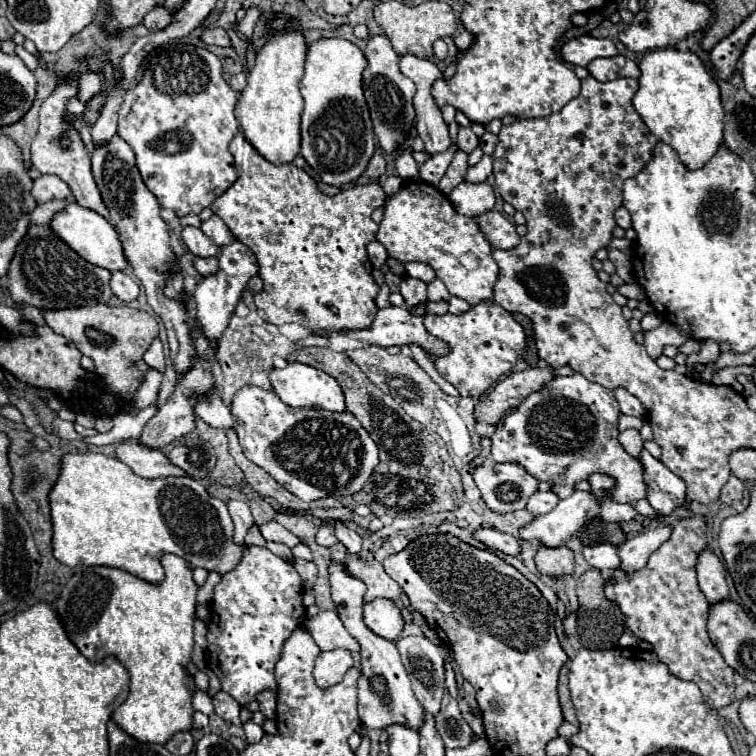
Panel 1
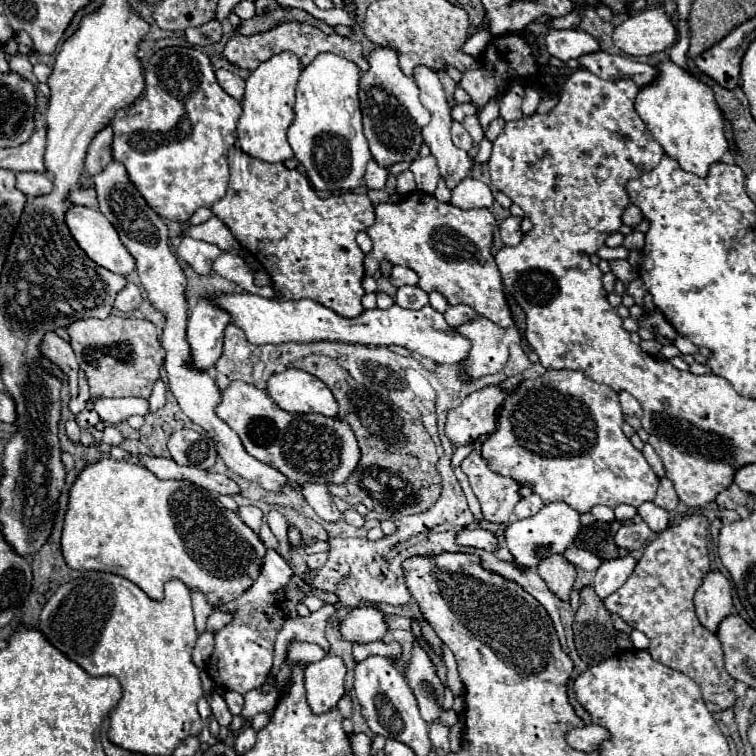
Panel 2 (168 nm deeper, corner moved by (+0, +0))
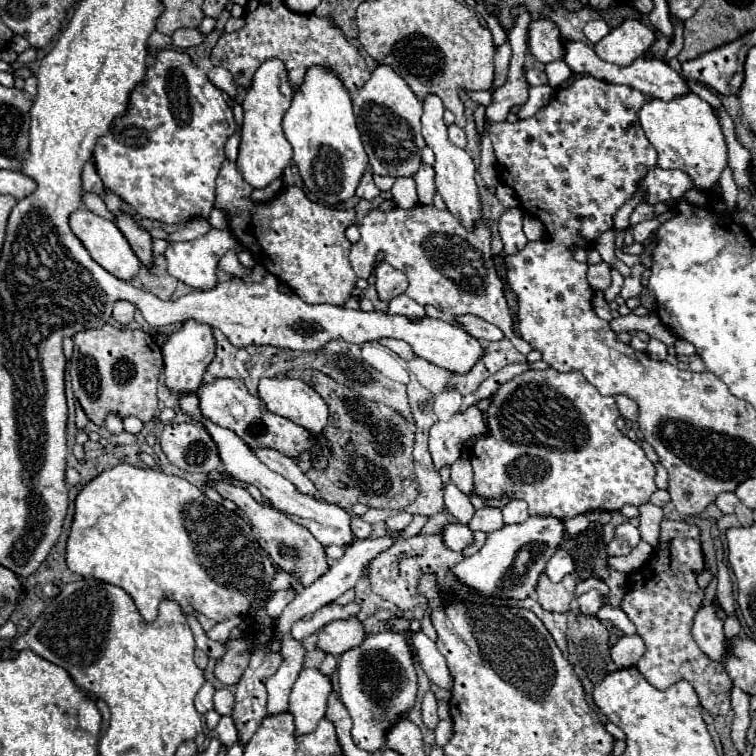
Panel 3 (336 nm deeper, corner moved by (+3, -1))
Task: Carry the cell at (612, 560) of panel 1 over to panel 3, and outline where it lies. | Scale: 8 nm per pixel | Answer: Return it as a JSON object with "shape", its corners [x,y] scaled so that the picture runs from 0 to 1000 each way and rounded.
{"shape":[[[739,726],[729,739],[726,739],[726,745],[724,745],[724,750],[721,750],[721,758],[726,761],[726,766],[729,769],[739,769],[739,766],[745,766],[745,761],[750,761],[750,758],[758,758],[761,755],[761,745],[758,745],[758,739],[755,739],[755,734],[750,731],[750,729],[745,729],[745,726]]]}

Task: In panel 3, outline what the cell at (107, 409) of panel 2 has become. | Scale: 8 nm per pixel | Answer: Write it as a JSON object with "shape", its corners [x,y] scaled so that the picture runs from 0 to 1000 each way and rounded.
{"shape":[[[144,544],[142,552],[139,552],[139,565],[142,565],[147,573],[160,573],[160,570],[163,570],[160,549],[157,549],[155,544]]]}

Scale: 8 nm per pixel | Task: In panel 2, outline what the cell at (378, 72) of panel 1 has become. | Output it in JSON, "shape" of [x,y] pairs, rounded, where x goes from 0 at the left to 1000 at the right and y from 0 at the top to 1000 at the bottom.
{"shape":[[[497,63],[489,74],[489,93],[476,103],[476,146],[481,180],[489,190],[492,209],[505,222],[516,222],[524,214],[545,214],[553,209],[558,193],[556,172],[569,161],[569,148],[556,138],[553,114],[548,103],[540,103],[526,87],[526,71],[519,63]]]}

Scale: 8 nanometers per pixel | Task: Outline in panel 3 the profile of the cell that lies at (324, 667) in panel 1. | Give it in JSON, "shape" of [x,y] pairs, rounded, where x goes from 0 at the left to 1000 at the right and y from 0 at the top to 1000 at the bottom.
{"shape":[[[401,885],[396,890],[382,922],[382,940],[390,948],[393,972],[417,967],[419,956],[430,948],[433,922],[438,914],[438,898],[422,885]]]}

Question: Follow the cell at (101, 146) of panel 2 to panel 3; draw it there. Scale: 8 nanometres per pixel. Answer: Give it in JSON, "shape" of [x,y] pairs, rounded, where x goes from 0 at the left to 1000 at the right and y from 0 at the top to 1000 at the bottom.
{"shape":[[[118,210],[112,216],[112,221],[110,221],[110,253],[128,255],[128,258],[134,258],[139,253],[136,239],[134,239],[134,234],[128,229],[128,221],[126,221],[126,213],[123,210]]]}

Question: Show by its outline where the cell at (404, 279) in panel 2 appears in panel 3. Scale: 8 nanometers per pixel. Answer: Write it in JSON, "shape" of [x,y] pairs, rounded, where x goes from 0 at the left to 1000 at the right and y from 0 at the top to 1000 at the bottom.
{"shape":[[[504,348],[496,356],[499,361],[499,388],[507,398],[515,398],[530,388],[536,388],[538,382],[538,364],[522,353],[517,353],[515,348]]]}

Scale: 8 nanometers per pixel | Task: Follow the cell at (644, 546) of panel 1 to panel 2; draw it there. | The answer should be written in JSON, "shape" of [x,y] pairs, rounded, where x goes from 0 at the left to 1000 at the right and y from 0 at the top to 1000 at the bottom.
{"shape":[[[833,735],[796,743],[796,749],[788,754],[788,762],[786,762],[786,780],[791,791],[802,794],[807,786],[812,786],[836,759],[839,749],[841,749],[841,741]]]}

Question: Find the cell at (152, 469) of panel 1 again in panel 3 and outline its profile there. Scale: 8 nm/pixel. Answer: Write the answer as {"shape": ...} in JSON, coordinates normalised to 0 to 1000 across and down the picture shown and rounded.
{"shape":[[[274,636],[274,644],[284,647],[295,660],[306,660],[316,673],[321,673],[327,679],[327,684],[332,687],[335,700],[340,702],[340,708],[348,713],[348,724],[351,729],[358,734],[361,745],[369,747],[374,755],[396,761],[398,771],[403,776],[409,776],[417,766],[422,766],[433,753],[433,737],[430,737],[430,726],[427,721],[403,700],[396,697],[390,689],[385,689],[380,681],[374,681],[374,676],[366,676],[364,671],[353,671],[353,668],[343,668],[321,644],[313,644],[303,636]]]}

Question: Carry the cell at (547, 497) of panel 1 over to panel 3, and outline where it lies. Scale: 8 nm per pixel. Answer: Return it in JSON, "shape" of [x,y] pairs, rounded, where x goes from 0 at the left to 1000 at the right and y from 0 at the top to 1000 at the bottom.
{"shape":[[[679,660],[673,668],[665,671],[665,689],[668,692],[692,692],[700,687],[697,665],[692,660]]]}

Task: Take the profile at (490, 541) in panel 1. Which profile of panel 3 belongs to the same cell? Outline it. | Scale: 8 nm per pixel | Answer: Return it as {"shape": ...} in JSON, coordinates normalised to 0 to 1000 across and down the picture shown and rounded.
{"shape":[[[597,692],[586,700],[586,716],[599,729],[612,729],[626,718],[626,702],[618,694]]]}

